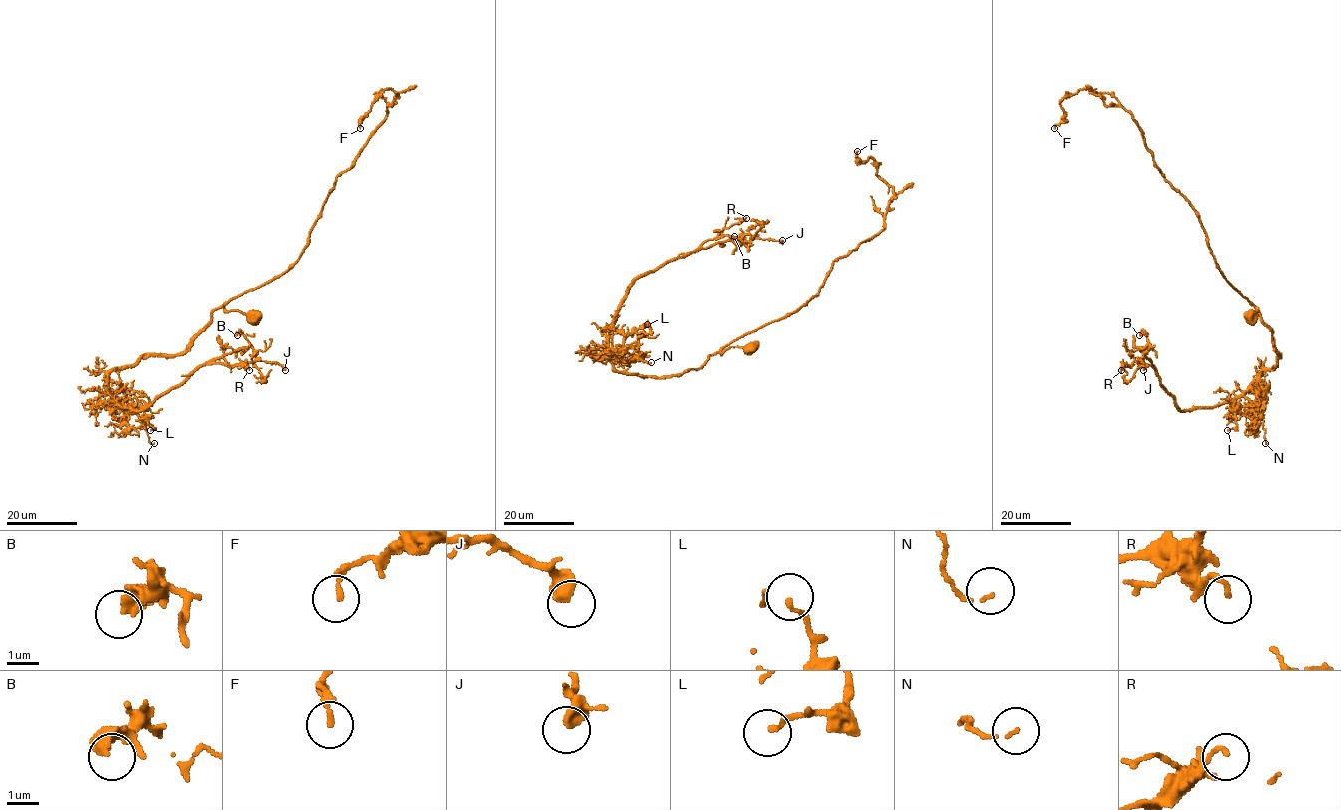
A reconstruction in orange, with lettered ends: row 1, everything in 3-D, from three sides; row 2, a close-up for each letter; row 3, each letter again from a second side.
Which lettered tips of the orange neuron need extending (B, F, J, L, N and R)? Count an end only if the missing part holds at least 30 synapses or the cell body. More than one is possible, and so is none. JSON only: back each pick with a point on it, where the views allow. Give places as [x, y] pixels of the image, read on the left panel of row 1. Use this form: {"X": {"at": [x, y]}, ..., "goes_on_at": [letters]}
{"goes_on_at": []}

